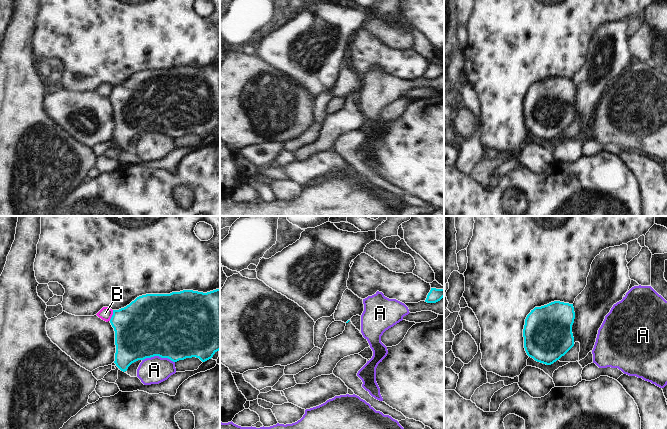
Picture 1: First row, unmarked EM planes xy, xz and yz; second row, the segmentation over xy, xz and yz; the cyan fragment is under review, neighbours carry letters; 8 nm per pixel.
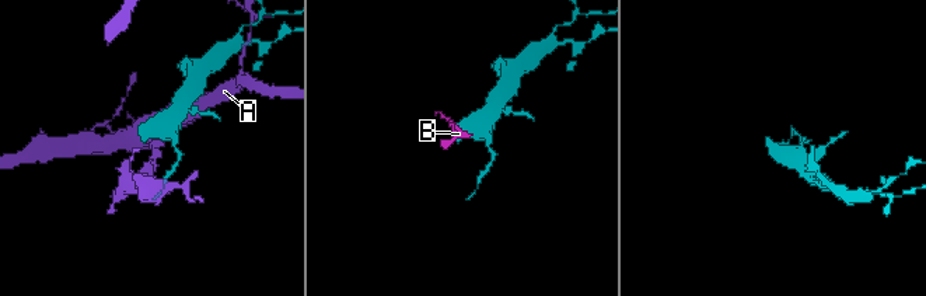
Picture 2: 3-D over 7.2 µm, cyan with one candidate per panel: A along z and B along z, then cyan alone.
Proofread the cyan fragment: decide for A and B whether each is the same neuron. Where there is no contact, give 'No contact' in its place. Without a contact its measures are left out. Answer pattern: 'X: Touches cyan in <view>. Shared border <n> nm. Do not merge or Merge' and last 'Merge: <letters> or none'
A: Touches cyan in xy. Shared border 260 nm. Do not merge
B: Touches cyan in xy. Shared border 90 nm. Do not merge
Merge: none

